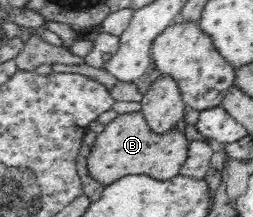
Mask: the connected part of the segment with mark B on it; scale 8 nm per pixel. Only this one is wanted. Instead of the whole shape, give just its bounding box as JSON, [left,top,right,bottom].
[86,112,189,187]

